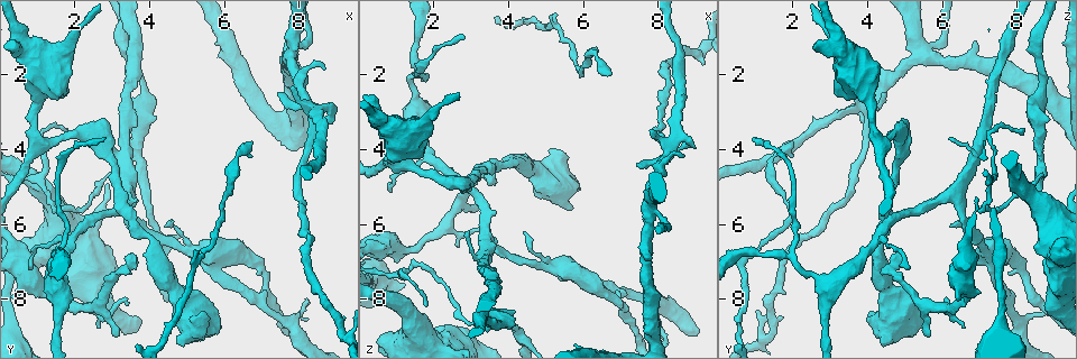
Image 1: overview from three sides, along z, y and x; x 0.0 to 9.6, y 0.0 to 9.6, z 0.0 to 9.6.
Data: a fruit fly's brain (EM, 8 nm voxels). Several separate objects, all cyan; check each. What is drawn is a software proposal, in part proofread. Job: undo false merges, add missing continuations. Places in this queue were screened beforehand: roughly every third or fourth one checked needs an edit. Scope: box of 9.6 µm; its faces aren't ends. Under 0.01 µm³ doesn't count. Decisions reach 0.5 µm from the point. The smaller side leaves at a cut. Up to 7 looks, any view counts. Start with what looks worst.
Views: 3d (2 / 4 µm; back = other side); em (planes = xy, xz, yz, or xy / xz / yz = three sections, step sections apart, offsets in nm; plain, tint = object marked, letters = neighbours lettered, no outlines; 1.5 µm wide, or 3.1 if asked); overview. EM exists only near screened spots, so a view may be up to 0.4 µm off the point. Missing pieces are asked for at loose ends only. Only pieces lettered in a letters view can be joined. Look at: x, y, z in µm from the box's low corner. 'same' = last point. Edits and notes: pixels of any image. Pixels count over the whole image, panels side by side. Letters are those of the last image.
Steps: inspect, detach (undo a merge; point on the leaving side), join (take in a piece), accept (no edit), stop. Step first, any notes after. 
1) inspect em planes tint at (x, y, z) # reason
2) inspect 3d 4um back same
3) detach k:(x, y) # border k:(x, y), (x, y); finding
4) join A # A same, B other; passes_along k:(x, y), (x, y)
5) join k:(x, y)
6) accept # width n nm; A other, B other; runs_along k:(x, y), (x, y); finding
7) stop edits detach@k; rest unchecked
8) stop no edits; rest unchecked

inspect em xy step 4 letters at (5.40, 8.30, 4.10) # free end

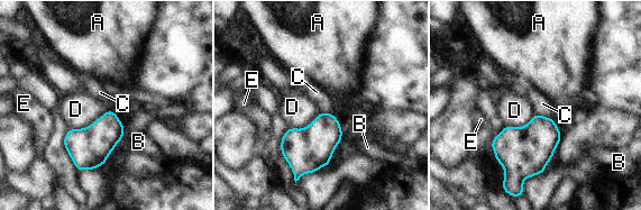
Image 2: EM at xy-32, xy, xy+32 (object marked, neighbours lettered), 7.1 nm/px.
accept # longest_contact D 320 nm; A other, B other, C other, D other, E other; none of them fits

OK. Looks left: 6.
inspect em yz step 8 letters at (7.75, 2.35, 3.45) # branch stops here

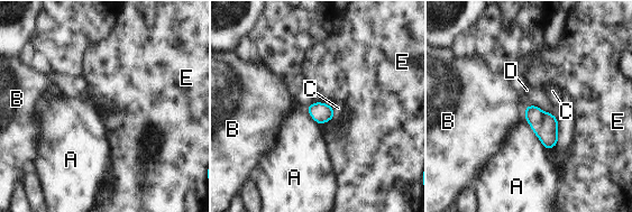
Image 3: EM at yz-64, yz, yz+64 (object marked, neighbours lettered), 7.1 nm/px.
join C # A other, B other, C same, D other, E other; passes_along 3:(321, 112), (333, 113), (338, 108); the neuron continues

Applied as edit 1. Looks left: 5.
inspect overview

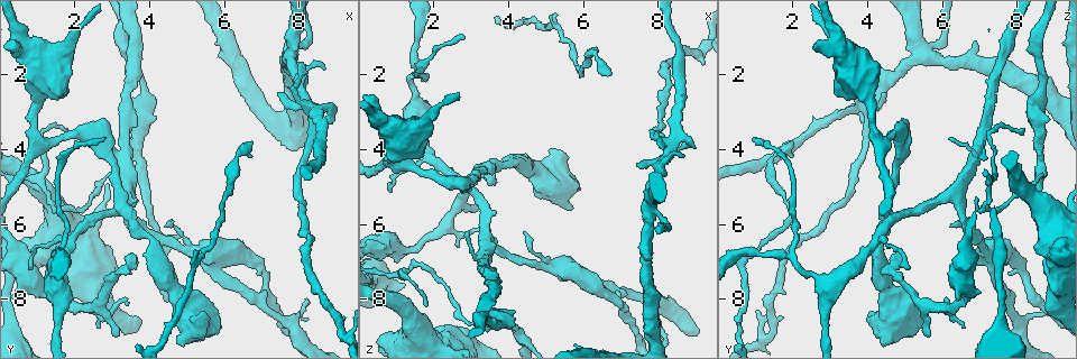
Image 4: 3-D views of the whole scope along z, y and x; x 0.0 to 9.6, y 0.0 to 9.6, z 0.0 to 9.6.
inspect em xy step 4 letters at (3.80, 2.45, 8.65) # sudden change in width

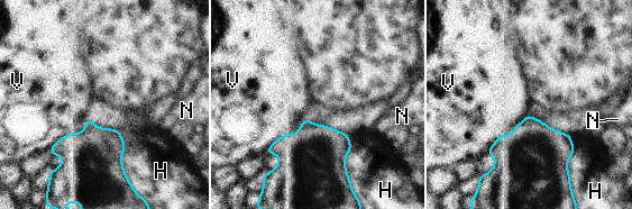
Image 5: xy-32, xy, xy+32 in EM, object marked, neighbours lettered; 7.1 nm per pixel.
accept # H other, N other, V other; continuous, no second neuron

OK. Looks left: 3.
stop edits join@3; rest unchecked

